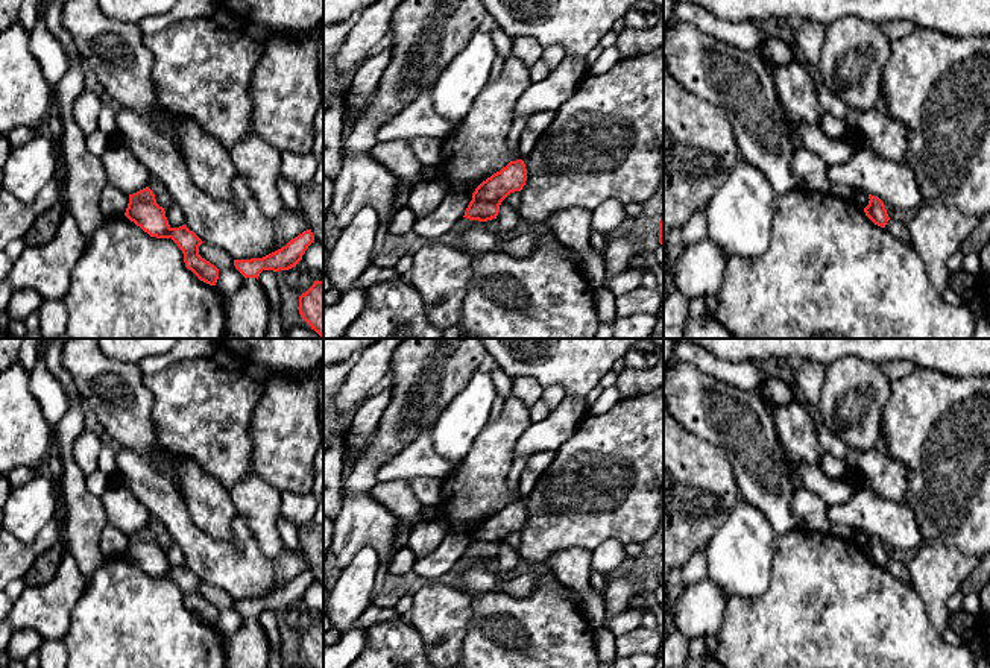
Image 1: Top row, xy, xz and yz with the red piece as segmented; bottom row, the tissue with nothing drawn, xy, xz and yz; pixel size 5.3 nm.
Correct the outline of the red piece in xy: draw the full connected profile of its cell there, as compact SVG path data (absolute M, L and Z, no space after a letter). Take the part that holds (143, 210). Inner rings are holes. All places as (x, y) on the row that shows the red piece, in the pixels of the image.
M149 187L129 194L125 216L150 237L172 238L184 254L185 267L200 281L216 285L219 269L199 255L199 246L203 241L187 225L172 228L164 208L156 203L155 194Z

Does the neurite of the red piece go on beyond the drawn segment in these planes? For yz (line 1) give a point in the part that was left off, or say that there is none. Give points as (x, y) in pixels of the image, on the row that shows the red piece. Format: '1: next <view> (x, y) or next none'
1: next none

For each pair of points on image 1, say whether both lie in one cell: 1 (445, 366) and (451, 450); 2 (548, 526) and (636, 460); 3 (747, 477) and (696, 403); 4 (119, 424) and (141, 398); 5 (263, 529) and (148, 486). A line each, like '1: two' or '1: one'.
1: two
2: one
3: one
4: one
5: two

